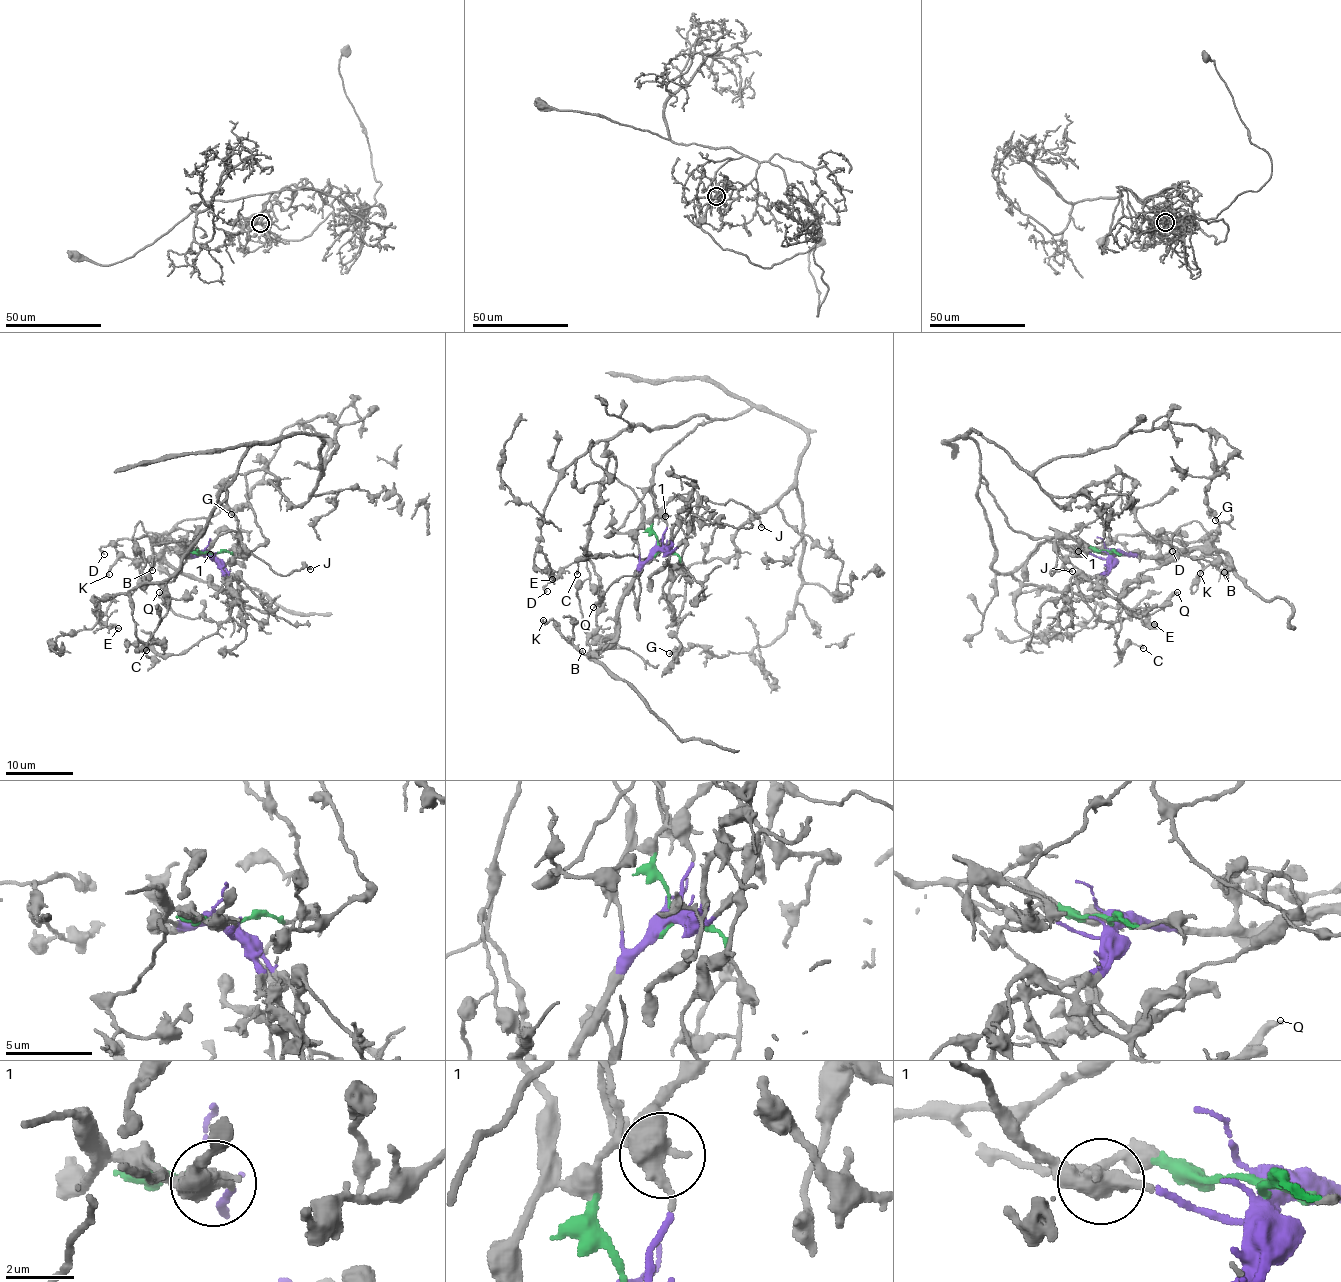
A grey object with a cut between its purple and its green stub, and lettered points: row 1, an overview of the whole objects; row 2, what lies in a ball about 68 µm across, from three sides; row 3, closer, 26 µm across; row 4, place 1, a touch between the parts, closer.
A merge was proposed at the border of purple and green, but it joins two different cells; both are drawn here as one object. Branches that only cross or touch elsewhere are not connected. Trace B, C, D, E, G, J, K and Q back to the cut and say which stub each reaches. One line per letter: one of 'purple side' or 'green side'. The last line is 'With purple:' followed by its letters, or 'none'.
B: purple side
C: purple side
D: green side
E: green side
G: green side
J: purple side
K: purple side
Q: purple side
With purple: B, C, J, K, Q

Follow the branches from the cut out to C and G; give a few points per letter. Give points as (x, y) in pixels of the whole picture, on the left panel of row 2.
C: (209, 554), (230, 586), (232, 609), (217, 630), (178, 654), (153, 653), (144, 646), (146, 651)
G: (209, 554), (188, 544), (242, 455), (314, 433), (323, 471), (337, 423), (288, 425), (230, 515)

